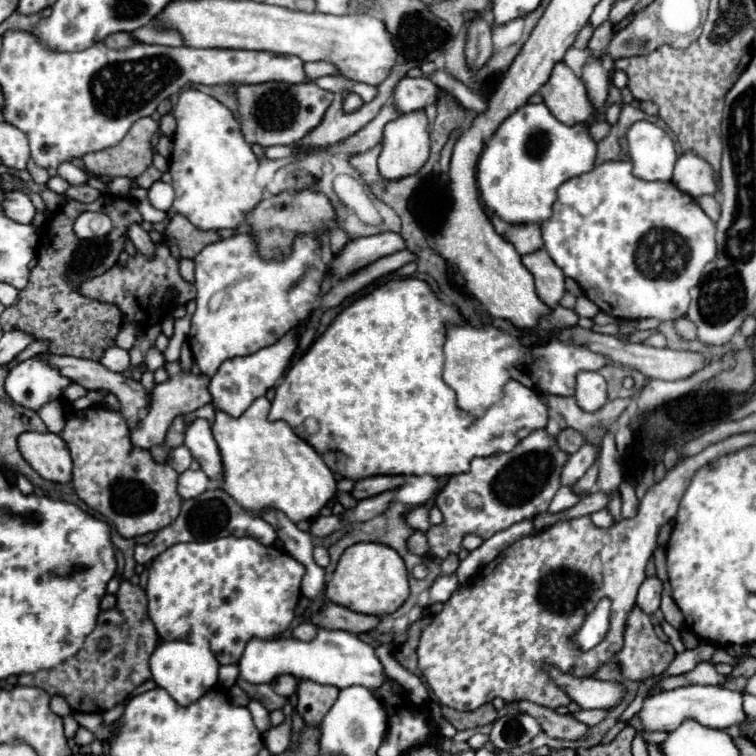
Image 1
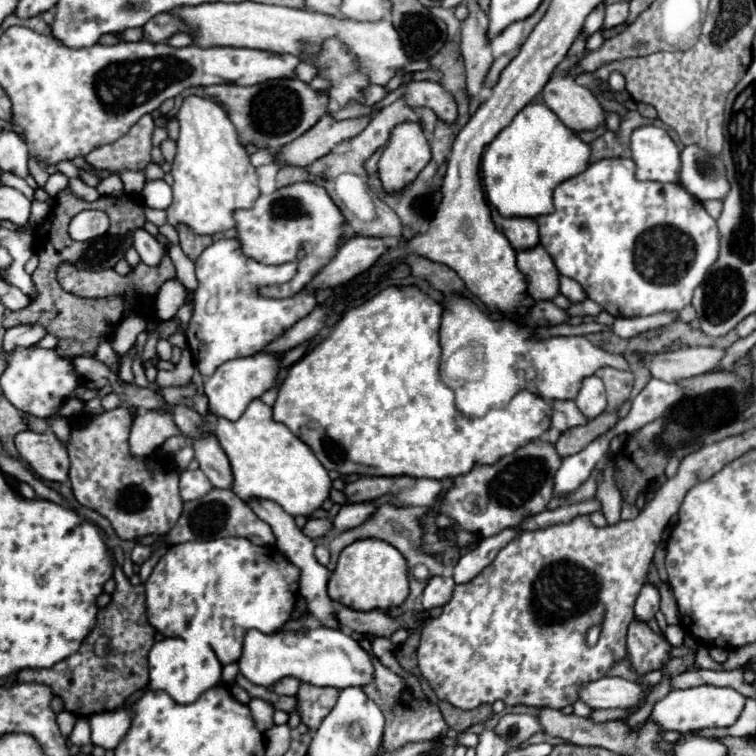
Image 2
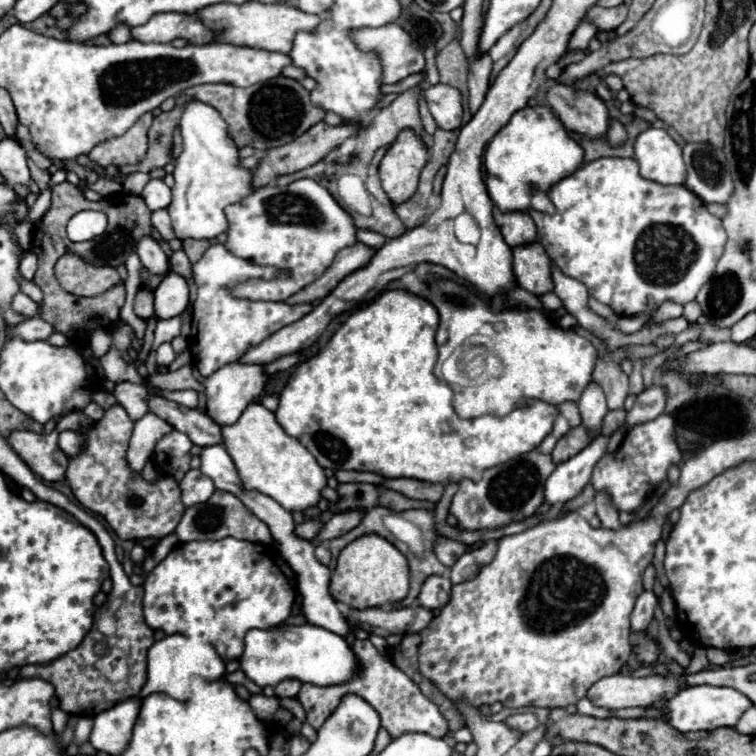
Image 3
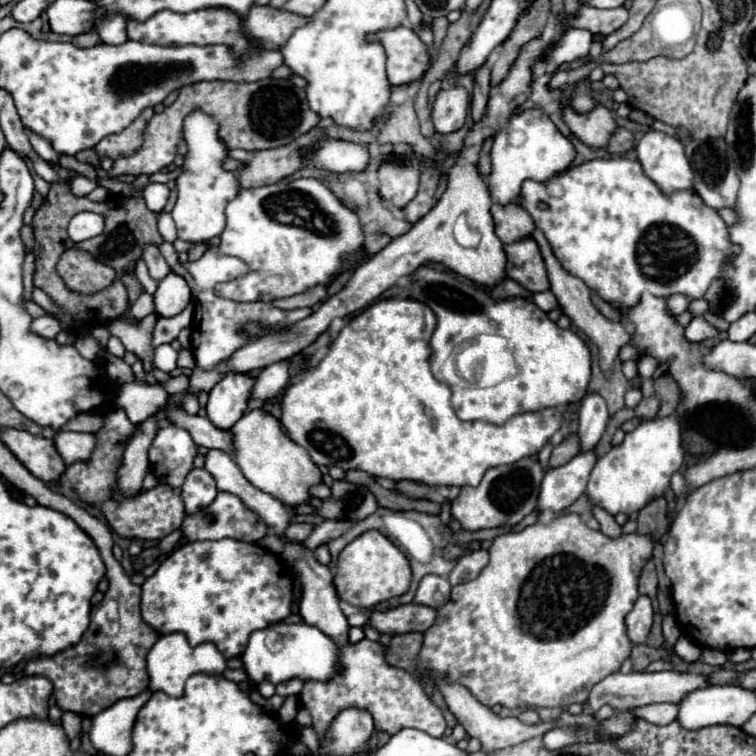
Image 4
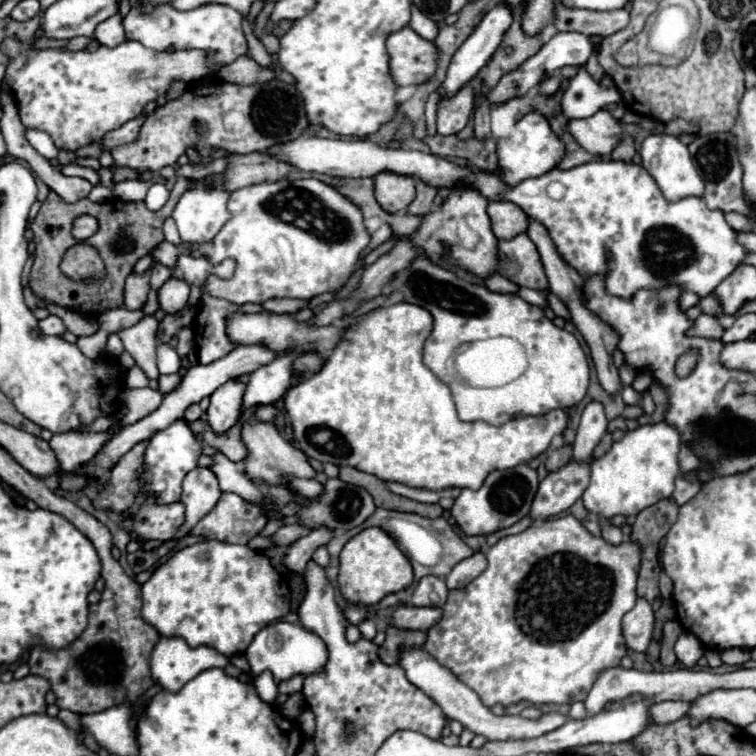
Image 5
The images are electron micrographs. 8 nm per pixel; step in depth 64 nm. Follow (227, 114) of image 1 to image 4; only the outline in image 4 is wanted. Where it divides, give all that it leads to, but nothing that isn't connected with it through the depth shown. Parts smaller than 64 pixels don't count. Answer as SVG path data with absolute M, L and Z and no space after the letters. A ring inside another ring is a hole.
M192 112L186 118L186 122L184 122L184 140L188 144L188 154L186 154L186 160L184 160L184 166L182 166L184 172L176 178L178 200L176 200L176 206L174 206L174 210L170 214L172 214L174 222L176 222L178 238L180 240L186 240L186 242L208 242L210 238L220 236L220 232L224 230L224 224L226 224L224 208L236 196L236 192L240 190L240 186L238 186L236 176L232 172L226 172L222 168L222 160L226 160L228 154L226 154L224 142L216 134L216 122L208 114L204 114L204 112Z

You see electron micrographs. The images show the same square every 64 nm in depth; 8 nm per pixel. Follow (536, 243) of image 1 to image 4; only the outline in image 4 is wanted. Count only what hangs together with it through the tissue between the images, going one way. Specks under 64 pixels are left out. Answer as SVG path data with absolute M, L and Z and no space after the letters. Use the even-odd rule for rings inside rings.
M492 204L490 212L494 218L496 236L504 244L510 244L512 240L520 240L520 238L532 234L534 222L520 204L506 204L506 206Z

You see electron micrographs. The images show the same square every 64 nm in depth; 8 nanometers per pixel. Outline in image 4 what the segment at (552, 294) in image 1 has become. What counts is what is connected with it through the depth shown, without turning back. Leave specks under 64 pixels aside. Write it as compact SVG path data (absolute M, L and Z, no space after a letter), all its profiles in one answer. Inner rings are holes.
M522 238L504 246L506 252L506 276L522 284L530 292L542 292L550 288L540 248L532 238Z

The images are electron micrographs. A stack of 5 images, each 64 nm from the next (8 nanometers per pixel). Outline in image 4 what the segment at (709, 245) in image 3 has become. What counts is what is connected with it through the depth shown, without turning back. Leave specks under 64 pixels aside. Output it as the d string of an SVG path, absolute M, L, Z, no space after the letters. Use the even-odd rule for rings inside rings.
M624 156L584 162L558 172L546 182L526 180L520 188L518 204L544 232L560 264L582 278L602 300L616 306L636 306L642 292L654 296L686 294L692 300L702 298L708 286L722 276L722 264L738 254L738 246L730 240L720 214L708 208L696 192L664 196L644 174L642 166Z

